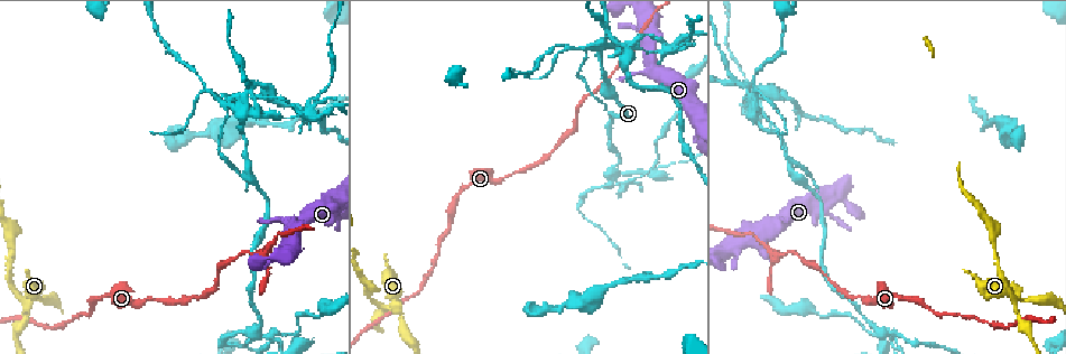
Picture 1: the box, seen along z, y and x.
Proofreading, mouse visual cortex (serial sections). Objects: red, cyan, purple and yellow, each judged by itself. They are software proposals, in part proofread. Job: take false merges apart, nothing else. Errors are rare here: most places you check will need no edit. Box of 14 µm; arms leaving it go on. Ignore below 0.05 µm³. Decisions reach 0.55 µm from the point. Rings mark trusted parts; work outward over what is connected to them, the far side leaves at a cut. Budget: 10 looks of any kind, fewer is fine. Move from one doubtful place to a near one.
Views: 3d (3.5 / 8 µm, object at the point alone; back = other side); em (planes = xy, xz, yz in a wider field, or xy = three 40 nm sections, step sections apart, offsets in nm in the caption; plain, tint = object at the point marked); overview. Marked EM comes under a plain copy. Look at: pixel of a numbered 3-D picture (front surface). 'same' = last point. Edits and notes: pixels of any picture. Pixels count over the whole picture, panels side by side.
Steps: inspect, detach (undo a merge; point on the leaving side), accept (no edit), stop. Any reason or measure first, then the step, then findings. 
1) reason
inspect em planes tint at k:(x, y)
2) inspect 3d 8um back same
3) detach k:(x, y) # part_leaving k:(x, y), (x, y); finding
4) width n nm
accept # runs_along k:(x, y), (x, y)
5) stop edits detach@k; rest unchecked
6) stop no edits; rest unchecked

branch point
inspect 3d 3.5um at 1:(778, 252)

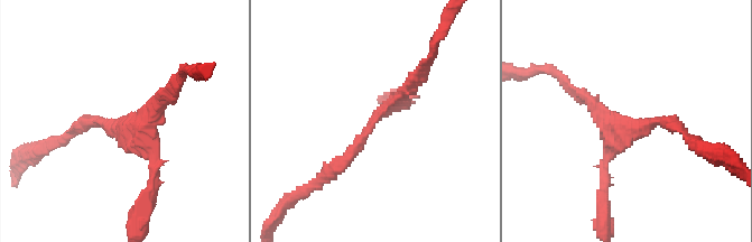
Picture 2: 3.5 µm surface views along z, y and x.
shape alone is not enough
inspect em planes tint at 2:(622, 126)

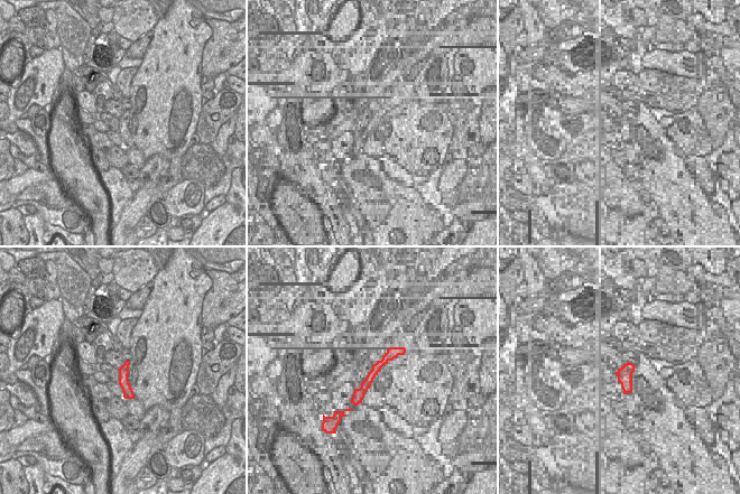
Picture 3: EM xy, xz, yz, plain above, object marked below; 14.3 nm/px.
accept # runs_along 3:(126, 366), (123, 383), (130, 395); all the same cell

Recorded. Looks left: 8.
thin neck
inspect 3d 3.5um at 1:(891, 339)

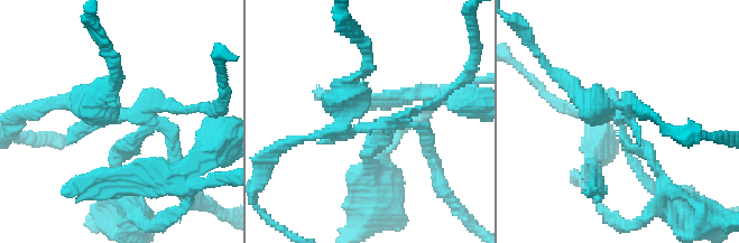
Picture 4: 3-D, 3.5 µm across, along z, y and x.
need the tissue
inspect em planes tint at 4:(387, 121)

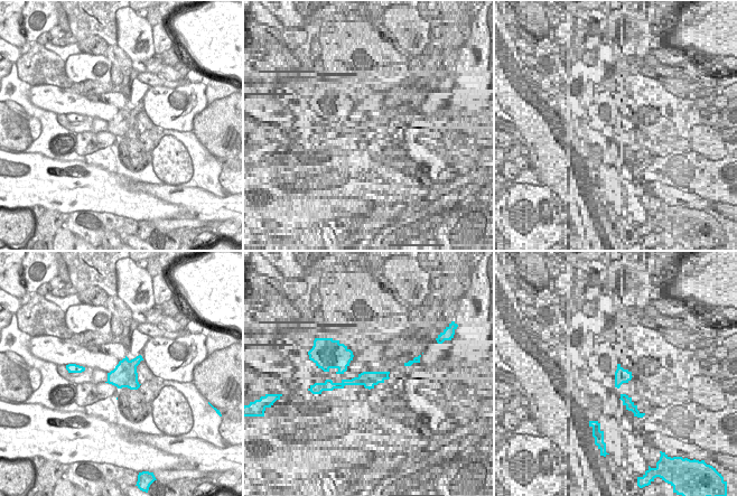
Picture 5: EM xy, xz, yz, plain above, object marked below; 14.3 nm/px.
width 360 nm
accept # runs_along 4:(89, 106), (102, 117), (199, 106); all the same cell

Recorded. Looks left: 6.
four or more arms meet
inspect em planes tint at 1:(753, 115)

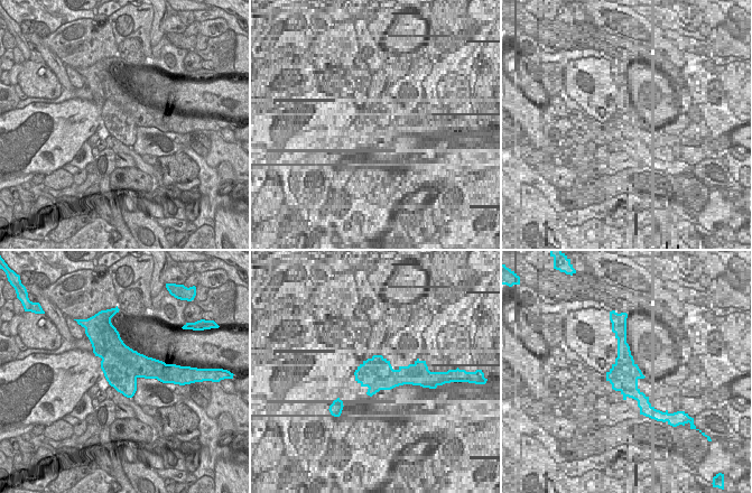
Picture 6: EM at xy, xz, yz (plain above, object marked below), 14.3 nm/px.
inspect 3d 3.5um same

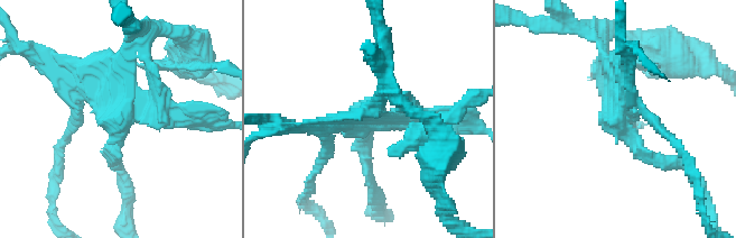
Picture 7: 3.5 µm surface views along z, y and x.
width 600 nm
accept # runs_along 7:(660, 159), (614, 118), (603, 42); continuous, no second cell

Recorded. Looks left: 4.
a fork
inspect 3d 8um at 1:(665, 54)

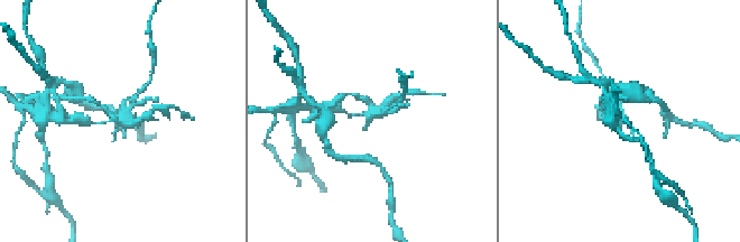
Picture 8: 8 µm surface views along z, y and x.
shape alone is not enough
inspect em xy step 2 tint at 8:(372, 114)

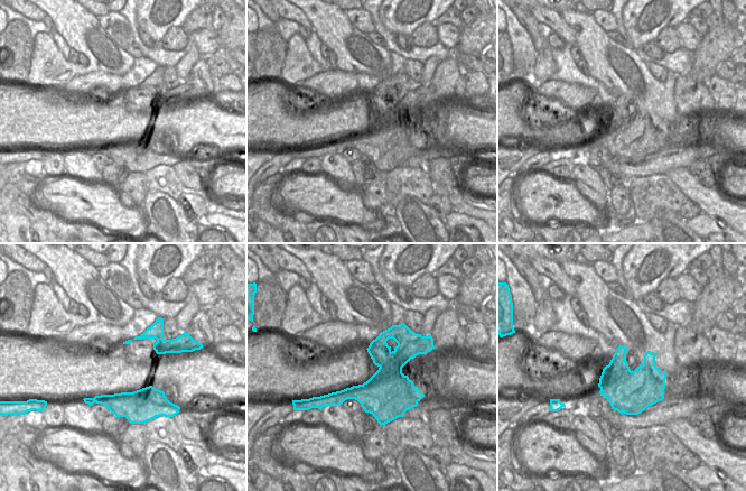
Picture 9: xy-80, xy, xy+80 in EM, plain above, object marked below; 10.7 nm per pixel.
accept # runs_along 8:(91, 123), (122, 119), (139, 92); one cell here

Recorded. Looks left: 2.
stop no edits; rest unchecked

